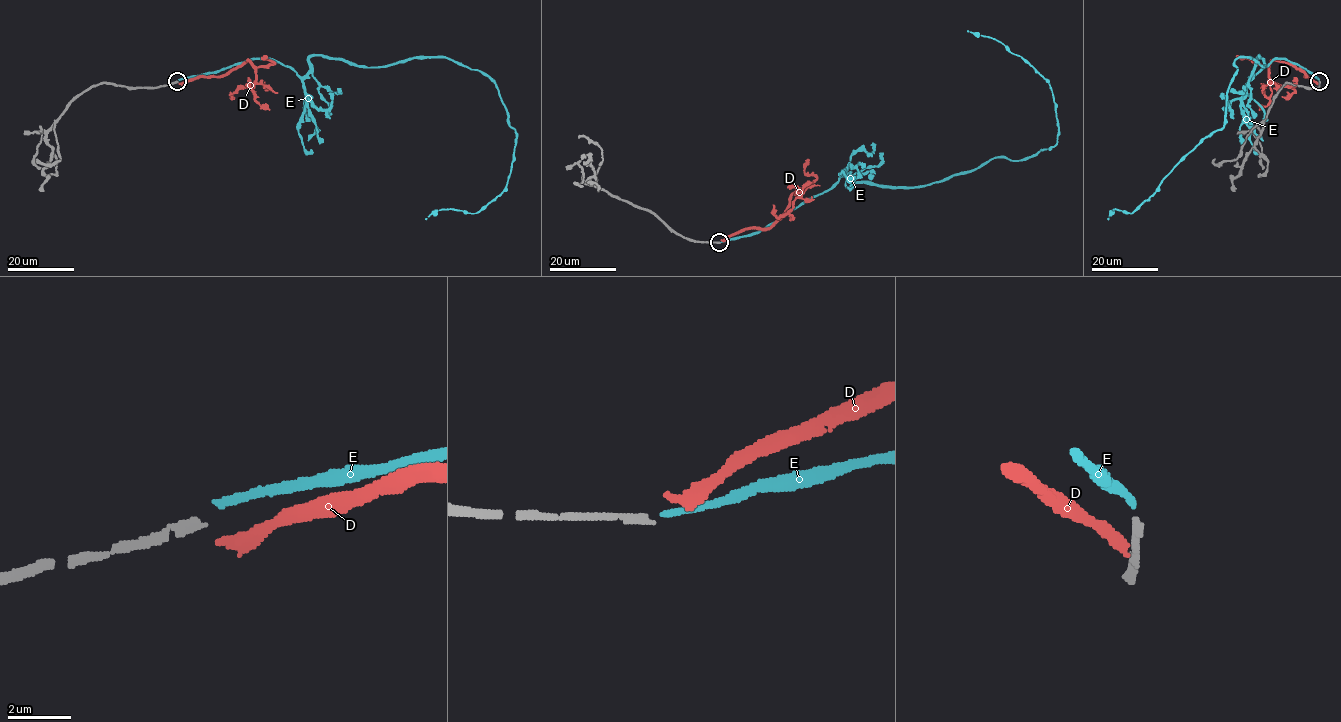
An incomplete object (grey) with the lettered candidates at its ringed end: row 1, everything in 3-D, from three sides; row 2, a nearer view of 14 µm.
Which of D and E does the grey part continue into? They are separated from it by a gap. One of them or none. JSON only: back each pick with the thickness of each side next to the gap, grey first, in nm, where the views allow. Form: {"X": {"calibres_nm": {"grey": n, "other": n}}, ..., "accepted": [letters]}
{"accepted": []}

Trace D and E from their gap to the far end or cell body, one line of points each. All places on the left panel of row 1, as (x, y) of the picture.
D: (179, 83), (223, 76), (249, 61), (254, 69), (255, 81), (231, 96)
E: (179, 80), (253, 59), (303, 76), (312, 56), (479, 70), (516, 132), (506, 188), (476, 213), (425, 219)

